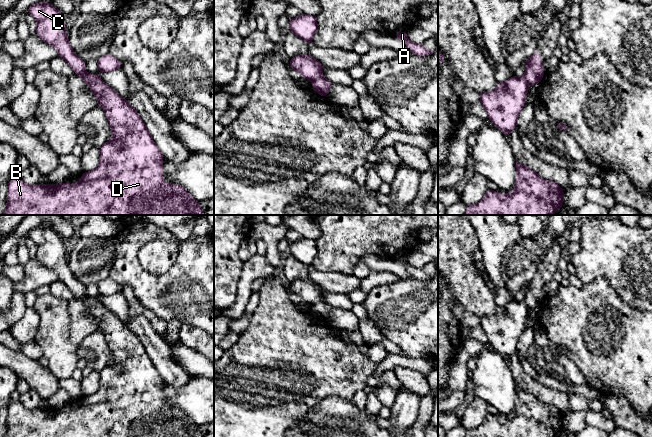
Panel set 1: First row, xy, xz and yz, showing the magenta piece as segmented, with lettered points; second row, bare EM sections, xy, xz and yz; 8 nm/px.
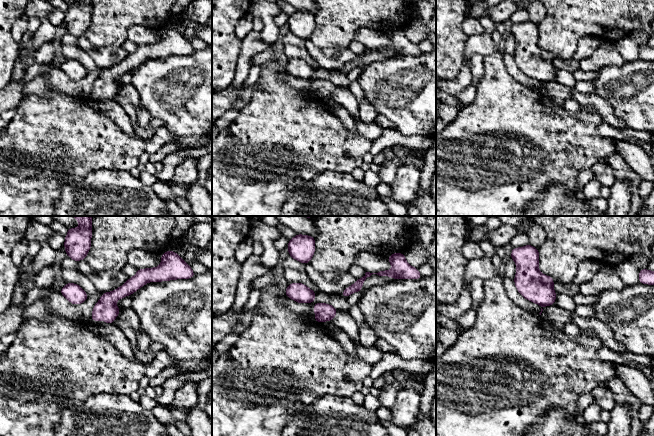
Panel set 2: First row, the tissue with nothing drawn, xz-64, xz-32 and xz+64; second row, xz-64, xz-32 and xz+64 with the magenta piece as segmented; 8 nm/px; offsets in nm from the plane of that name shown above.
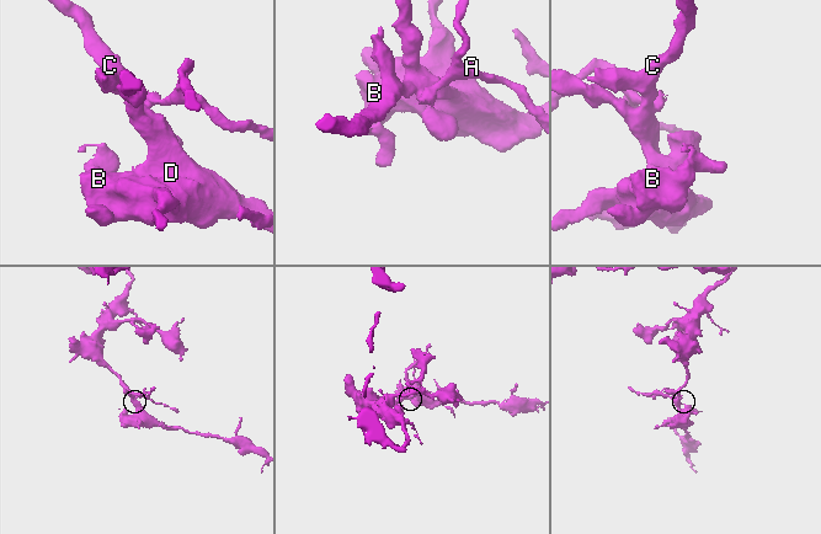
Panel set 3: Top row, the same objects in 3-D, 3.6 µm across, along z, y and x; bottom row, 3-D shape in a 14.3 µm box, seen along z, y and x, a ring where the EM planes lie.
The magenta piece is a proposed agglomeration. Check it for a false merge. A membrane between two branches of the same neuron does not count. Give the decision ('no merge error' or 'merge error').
merge error

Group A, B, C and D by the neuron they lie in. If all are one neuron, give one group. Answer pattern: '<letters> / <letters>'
A / B C D

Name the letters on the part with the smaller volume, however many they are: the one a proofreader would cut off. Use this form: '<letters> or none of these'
A

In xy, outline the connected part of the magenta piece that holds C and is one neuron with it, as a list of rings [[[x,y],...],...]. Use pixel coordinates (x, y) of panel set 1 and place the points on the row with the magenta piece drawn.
[[[40,1],[27,10],[37,21],[35,33],[47,44],[53,46],[72,70],[81,77],[97,100],[97,106],[104,109],[106,118],[113,132],[111,141],[106,141],[100,148],[98,166],[89,172],[81,174],[82,179],[76,184],[65,182],[53,184],[29,185],[19,177],[11,177],[8,183],[6,211],[3,215],[205,215],[199,206],[199,201],[190,195],[181,185],[163,182],[162,162],[164,156],[150,136],[138,112],[113,88],[102,79],[85,71],[85,61],[78,57],[72,50],[65,31],[63,15],[52,4]]]

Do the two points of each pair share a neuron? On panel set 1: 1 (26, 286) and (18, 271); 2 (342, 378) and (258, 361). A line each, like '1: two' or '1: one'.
1: two
2: one

